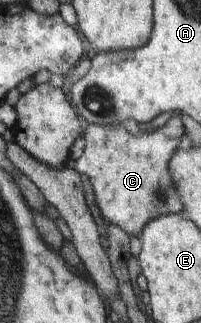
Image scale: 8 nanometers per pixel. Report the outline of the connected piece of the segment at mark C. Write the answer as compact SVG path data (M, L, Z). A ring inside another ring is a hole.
M175 112L158 131L143 132L140 136L130 135L121 123L89 123L85 128L85 149L75 161L74 172L89 178L102 219L137 237L147 220L161 214L183 213L183 202L171 180L168 164L173 152L179 149L183 134L180 116Z

